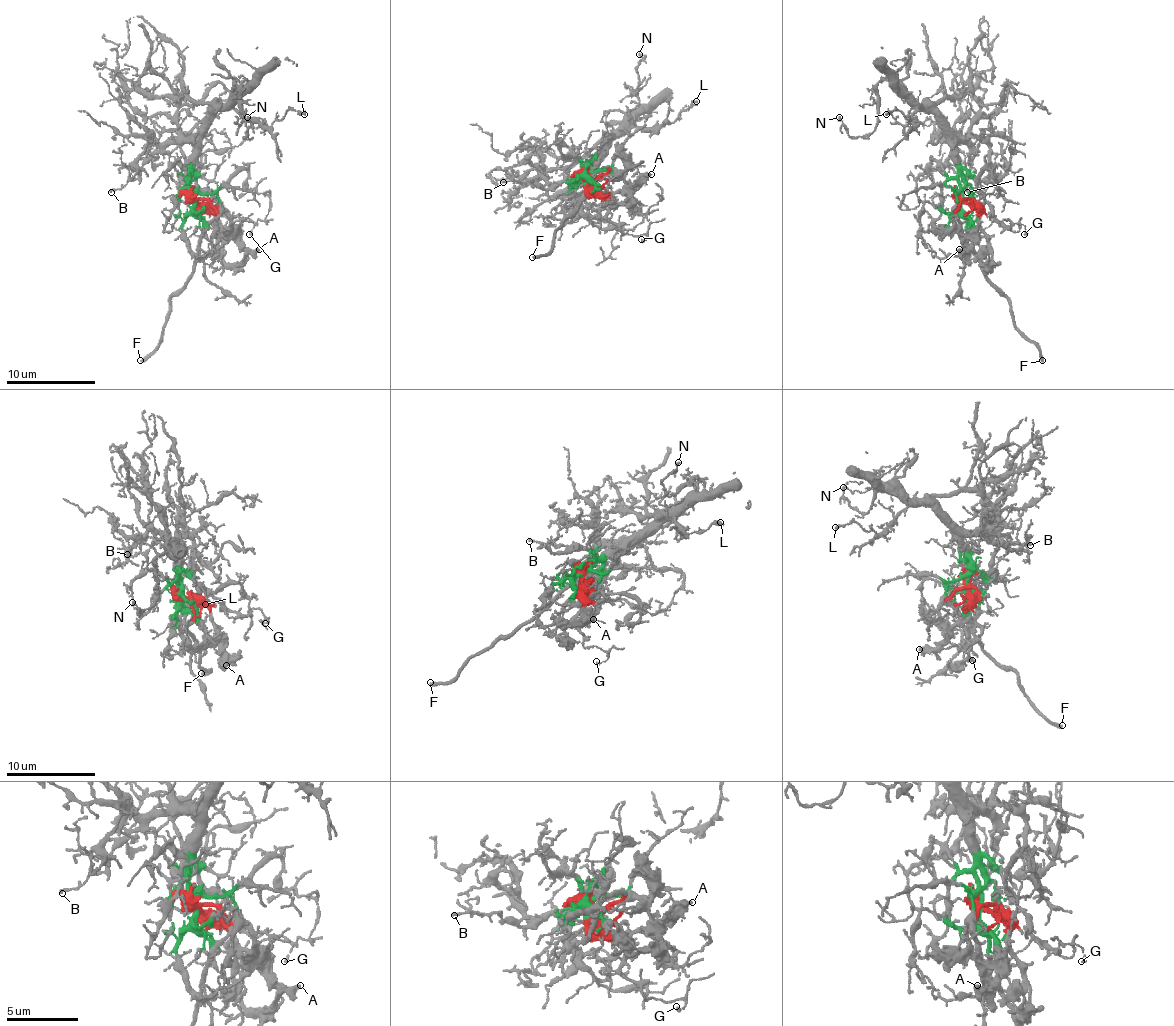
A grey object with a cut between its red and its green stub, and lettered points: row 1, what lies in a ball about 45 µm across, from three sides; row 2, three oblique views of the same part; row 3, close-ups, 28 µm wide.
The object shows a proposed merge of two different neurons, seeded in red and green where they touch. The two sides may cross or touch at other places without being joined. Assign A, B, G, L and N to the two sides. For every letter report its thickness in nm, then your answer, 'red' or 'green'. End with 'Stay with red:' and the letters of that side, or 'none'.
A: 280 nm | red
B: 190 nm | green
G: 160 nm | green
L: 140 nm | green
N: 170 nm | green
Stay with red: A

